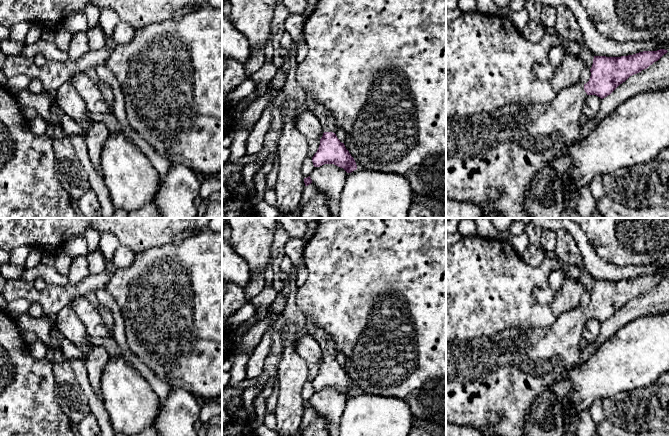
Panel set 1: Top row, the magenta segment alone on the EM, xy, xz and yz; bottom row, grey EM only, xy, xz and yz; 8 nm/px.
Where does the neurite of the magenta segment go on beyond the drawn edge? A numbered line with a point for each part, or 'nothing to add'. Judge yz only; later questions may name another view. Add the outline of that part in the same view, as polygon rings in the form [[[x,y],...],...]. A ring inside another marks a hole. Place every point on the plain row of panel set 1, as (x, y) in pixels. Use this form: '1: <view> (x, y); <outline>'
1: yz (491, 382); [[[580,305],[576,309],[562,313],[554,323],[545,328],[510,329],[502,331],[494,336],[483,336],[471,341],[446,341],[446,422],[457,425],[468,425],[482,430],[486,434],[496,431],[500,436],[525,436],[523,423],[532,401],[546,388],[550,387],[562,373],[577,364],[580,359],[580,340],[587,317],[584,308]]]

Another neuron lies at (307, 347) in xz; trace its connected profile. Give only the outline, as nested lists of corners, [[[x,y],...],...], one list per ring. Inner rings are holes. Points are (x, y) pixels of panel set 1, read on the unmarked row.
[[[310,334],[298,339],[295,351],[306,363],[320,364],[324,357],[320,344]]]

